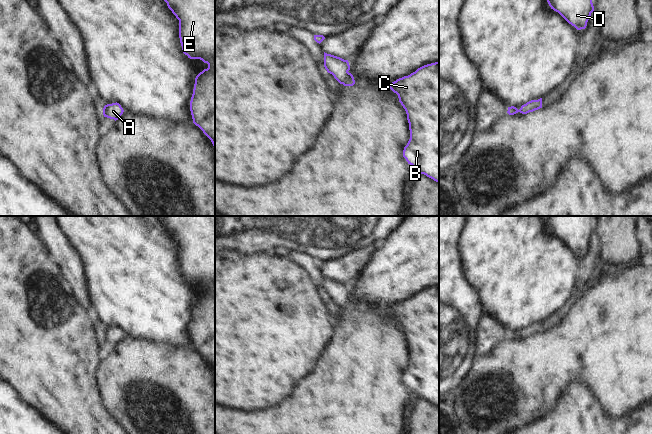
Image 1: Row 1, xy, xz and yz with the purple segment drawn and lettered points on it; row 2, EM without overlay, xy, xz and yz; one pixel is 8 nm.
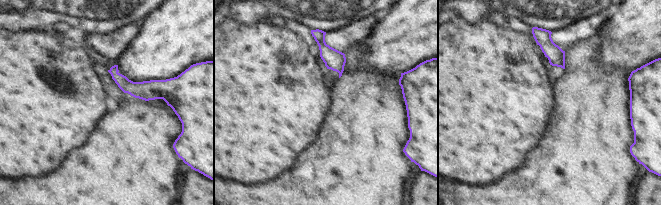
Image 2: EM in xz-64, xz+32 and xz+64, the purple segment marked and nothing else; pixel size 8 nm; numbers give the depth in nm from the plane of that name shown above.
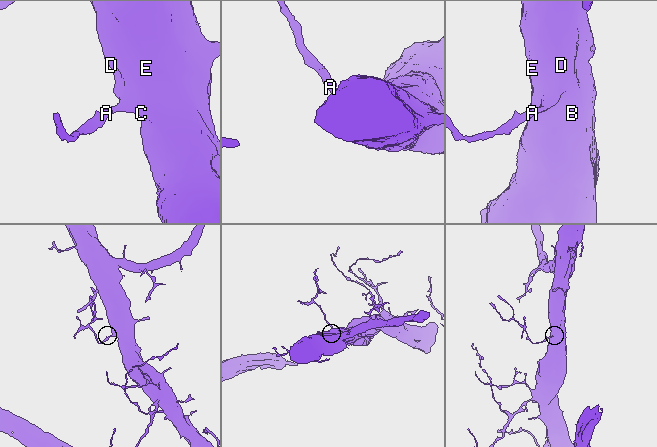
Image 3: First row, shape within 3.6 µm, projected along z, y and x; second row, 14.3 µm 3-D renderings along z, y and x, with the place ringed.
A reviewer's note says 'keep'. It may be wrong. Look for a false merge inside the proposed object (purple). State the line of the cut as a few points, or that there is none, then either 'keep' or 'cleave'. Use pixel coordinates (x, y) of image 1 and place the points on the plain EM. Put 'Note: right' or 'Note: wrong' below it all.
no cut | keep
Note: right

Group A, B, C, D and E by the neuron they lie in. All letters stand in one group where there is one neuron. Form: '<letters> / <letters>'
A B C D E

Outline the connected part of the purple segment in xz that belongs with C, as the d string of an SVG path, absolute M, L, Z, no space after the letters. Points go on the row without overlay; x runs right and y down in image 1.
M439 286L418 292L392 306L389 312L398 319L409 347L410 363L404 371L403 381L420 398L439 407Z

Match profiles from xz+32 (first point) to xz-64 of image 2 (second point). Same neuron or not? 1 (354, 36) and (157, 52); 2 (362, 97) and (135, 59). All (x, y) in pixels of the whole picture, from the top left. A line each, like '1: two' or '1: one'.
1: two
2: two

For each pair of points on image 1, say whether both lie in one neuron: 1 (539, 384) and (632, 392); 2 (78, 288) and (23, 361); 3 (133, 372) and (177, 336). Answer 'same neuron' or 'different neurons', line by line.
1: same neuron
2: different neurons
3: different neurons

